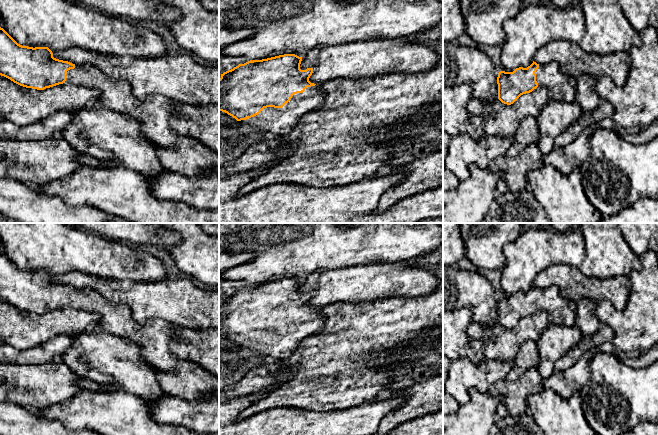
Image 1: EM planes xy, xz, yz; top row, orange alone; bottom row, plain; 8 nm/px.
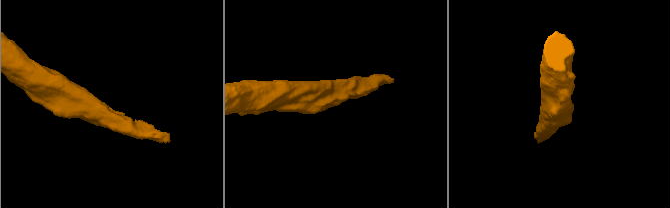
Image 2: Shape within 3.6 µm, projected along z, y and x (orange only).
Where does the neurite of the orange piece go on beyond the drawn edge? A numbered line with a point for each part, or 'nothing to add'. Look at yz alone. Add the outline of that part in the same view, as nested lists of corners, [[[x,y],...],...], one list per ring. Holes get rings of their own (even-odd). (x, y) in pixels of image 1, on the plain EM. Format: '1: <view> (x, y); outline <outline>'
1: yz (561, 310); outline [[[556,286],[539,289],[535,298],[538,310],[548,313],[549,324],[575,325],[575,303],[561,295]]]

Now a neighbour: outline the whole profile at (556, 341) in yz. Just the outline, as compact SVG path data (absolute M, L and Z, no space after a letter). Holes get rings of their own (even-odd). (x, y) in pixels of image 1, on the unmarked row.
M549 324L537 339L540 362L537 369L543 379L555 371L555 363L566 356L582 339L579 328Z

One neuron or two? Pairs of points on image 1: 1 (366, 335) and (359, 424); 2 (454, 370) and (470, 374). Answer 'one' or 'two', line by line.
1: two
2: one

